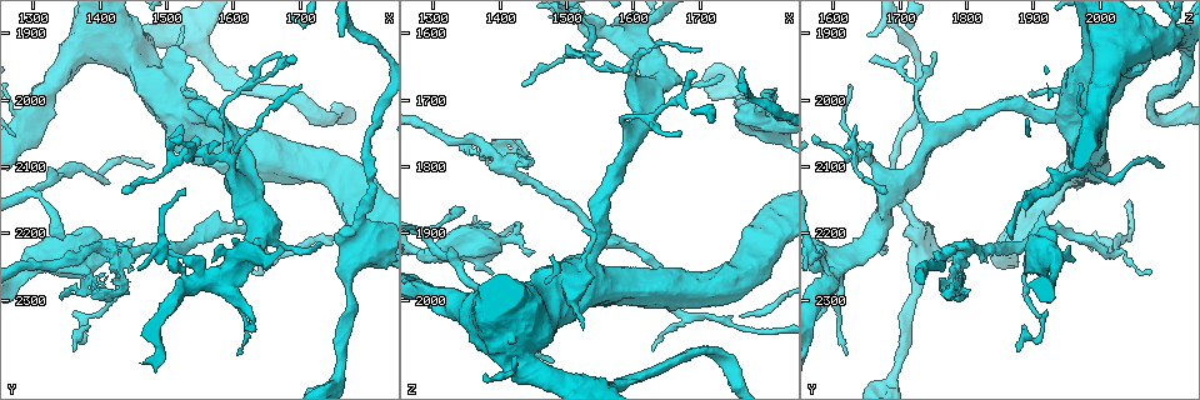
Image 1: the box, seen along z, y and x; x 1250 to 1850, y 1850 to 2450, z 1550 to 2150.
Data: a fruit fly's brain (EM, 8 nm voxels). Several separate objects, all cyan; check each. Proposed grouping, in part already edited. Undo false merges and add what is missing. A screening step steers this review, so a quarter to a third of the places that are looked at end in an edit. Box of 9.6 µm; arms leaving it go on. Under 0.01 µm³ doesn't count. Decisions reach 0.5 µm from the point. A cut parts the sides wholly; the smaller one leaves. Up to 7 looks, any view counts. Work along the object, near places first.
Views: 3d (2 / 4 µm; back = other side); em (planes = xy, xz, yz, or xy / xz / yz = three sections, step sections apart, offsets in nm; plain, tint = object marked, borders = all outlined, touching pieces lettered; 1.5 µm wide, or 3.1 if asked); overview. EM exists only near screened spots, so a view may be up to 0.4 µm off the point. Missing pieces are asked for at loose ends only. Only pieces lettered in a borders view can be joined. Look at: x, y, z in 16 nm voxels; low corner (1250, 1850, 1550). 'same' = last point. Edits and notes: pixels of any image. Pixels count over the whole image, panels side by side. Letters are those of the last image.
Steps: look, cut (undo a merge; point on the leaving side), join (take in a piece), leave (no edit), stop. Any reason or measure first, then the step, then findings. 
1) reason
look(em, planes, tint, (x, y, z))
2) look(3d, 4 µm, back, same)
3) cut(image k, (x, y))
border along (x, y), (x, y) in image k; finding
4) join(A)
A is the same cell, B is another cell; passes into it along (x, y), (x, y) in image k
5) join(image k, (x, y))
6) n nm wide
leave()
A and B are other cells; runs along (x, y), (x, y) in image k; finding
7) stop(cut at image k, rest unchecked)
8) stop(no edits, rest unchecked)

look(em, yz, step 4, tint, (1530, 2270, 1590))

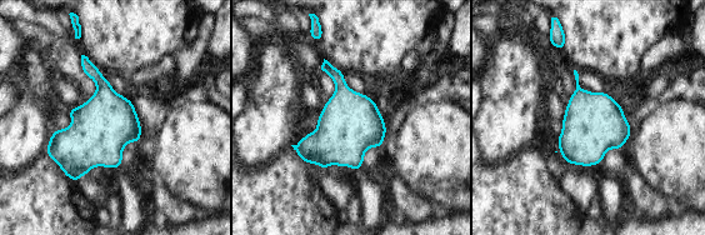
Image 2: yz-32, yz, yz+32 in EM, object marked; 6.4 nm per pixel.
look(em, planes, borders, same)

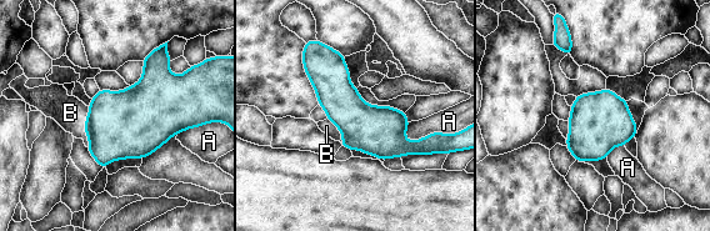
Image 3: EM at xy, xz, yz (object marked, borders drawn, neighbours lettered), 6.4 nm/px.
leave()
A and B are other cells; border along (89, 106), (85, 120), (88, 147) in image 3; continuous, no second neuron

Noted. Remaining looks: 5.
thin end
look(em, planes, borders, (1360, 2375, 1880))

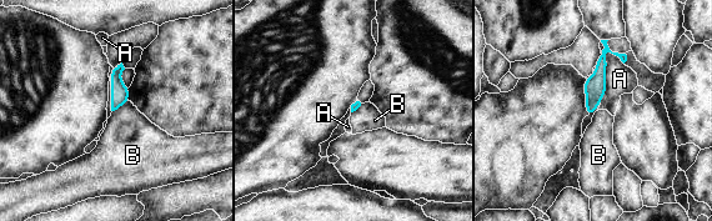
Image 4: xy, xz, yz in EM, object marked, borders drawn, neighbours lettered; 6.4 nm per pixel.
leave()
A and B are other cells; no lettered piece goes on from it

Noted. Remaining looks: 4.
end of a long branch
look(3d, 4 µm, back, (1480, 2105, 2095))

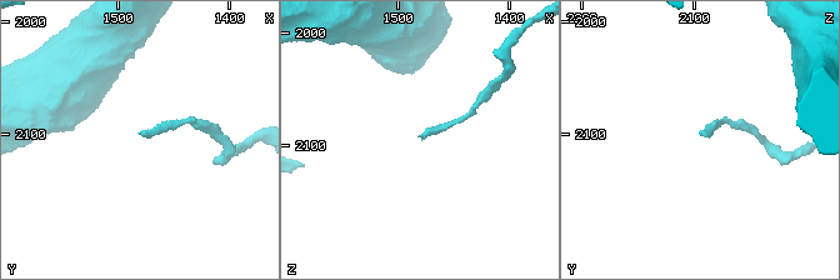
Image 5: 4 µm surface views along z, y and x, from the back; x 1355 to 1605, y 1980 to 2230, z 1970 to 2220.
now the EM
look(em, xz, step 4, tint, (1480, 2100, 2096))

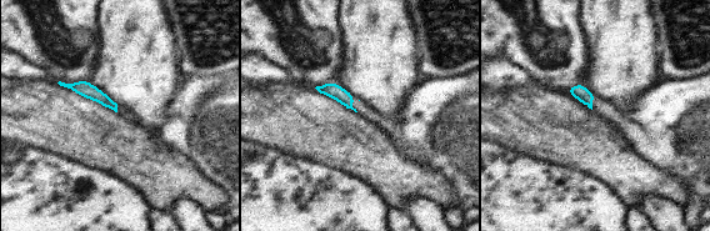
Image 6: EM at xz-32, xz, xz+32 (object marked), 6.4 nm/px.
another direction
look(em, planes, borders, same)

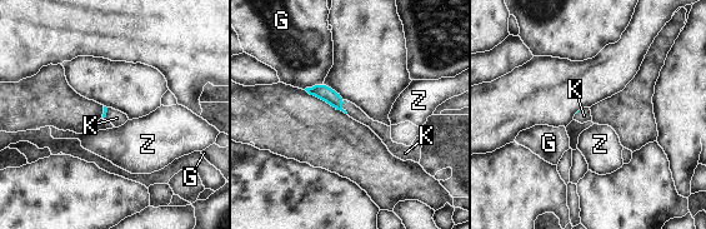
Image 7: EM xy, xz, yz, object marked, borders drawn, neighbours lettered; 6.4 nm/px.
join(K)
K is the same cell, G and Z are other cells; passes into it along (321, 91), (341, 106), (351, 109) in image 7; the neuron continues

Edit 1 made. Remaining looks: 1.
stop(join at image 7, rest unchecked)

